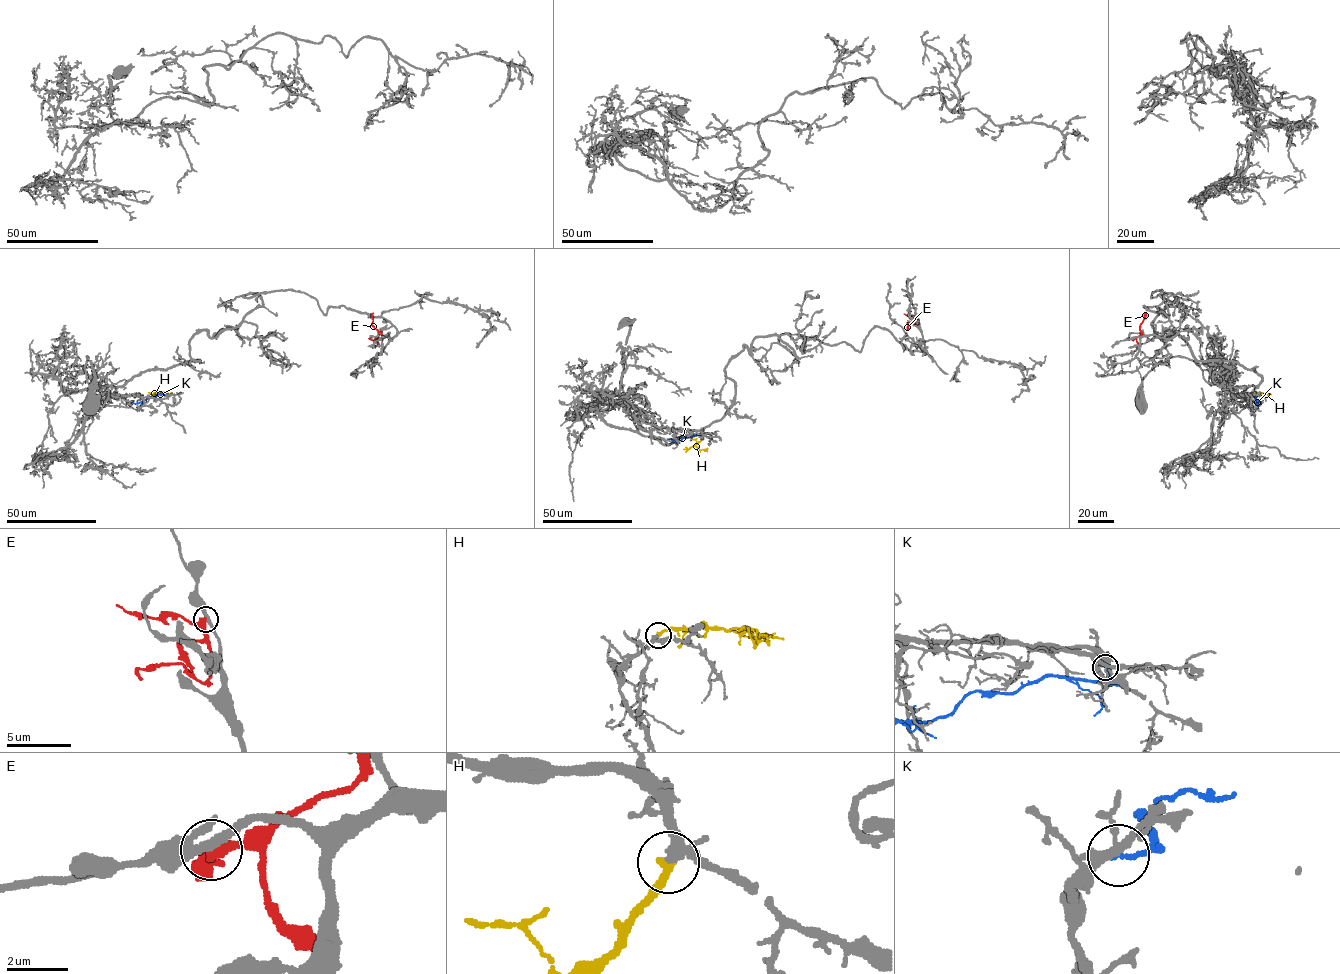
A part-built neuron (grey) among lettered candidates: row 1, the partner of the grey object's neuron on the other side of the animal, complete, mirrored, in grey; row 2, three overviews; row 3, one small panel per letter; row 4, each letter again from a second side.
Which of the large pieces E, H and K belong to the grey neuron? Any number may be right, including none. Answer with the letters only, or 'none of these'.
H

